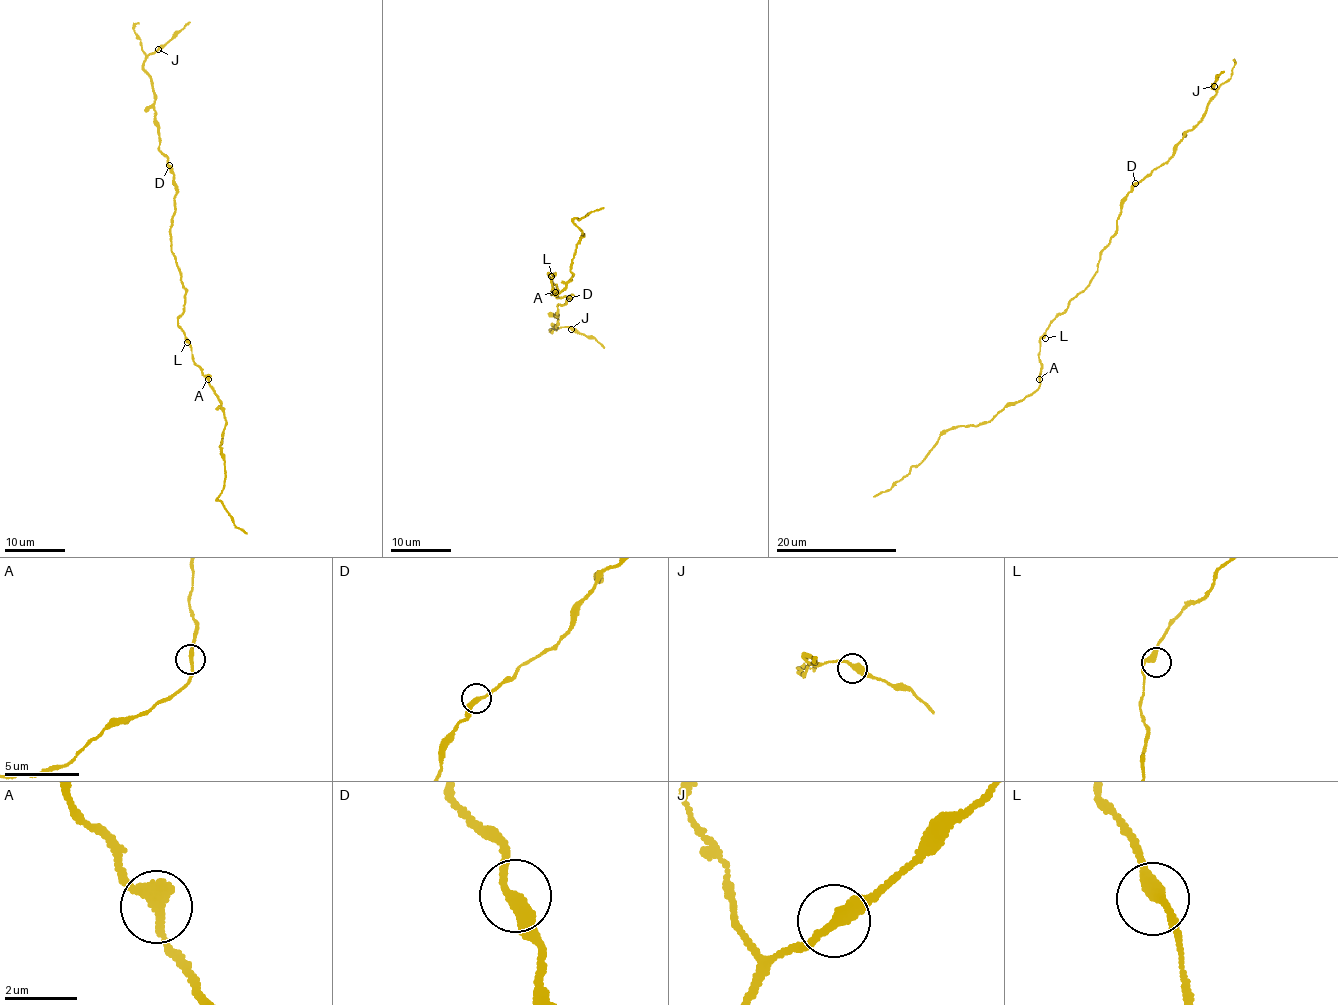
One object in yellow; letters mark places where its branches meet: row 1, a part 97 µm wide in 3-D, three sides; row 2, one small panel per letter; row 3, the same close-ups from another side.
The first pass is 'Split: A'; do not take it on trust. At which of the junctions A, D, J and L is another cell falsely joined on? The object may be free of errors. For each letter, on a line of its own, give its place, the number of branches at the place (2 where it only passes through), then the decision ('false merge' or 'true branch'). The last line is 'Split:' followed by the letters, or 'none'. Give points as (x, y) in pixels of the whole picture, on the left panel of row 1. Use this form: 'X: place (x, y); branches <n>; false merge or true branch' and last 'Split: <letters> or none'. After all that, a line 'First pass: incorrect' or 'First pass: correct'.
A: place (208, 379); branches 2; true branch
D: place (169, 165); branches 2; true branch
J: place (158, 49); branches 2; true branch
L: place (187, 342); branches 2; true branch
Split: none
First pass: incorrect

